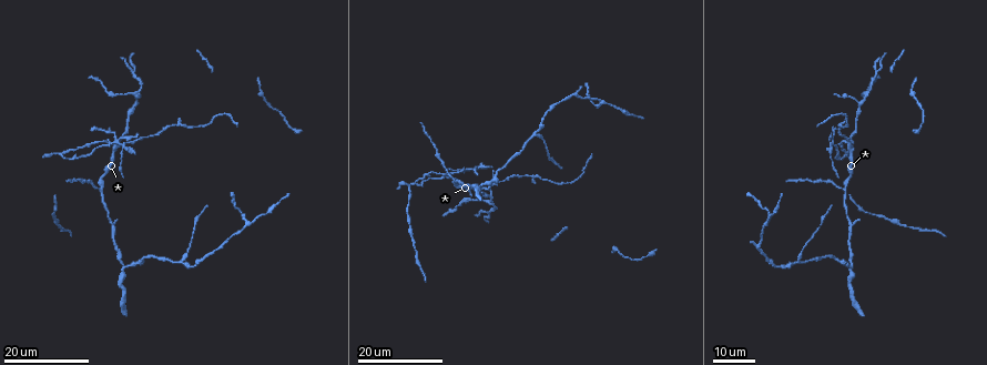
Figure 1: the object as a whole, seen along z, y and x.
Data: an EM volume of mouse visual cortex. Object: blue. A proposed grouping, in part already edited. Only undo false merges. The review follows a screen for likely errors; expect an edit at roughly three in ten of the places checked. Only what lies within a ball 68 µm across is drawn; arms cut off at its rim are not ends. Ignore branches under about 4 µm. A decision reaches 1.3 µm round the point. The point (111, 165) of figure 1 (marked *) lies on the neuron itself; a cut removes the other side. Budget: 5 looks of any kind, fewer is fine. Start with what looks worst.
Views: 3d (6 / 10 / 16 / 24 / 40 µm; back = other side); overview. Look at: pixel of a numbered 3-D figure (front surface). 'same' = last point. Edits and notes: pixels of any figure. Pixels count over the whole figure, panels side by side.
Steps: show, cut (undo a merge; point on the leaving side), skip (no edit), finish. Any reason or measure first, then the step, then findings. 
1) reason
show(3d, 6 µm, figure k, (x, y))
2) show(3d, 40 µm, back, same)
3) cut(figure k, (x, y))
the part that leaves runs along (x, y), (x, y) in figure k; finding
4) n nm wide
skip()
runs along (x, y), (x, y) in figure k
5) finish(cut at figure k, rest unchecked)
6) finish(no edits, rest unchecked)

four or more arms meet
show(3d, 16 µm, figure 1, (116, 145))

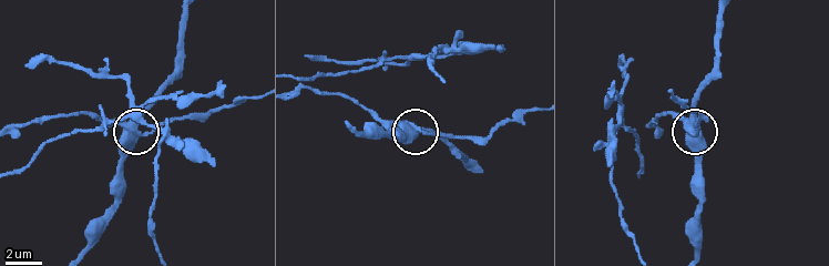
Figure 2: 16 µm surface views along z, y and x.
zoom in
show(3d, 6 µm, figure 2, (136, 131))

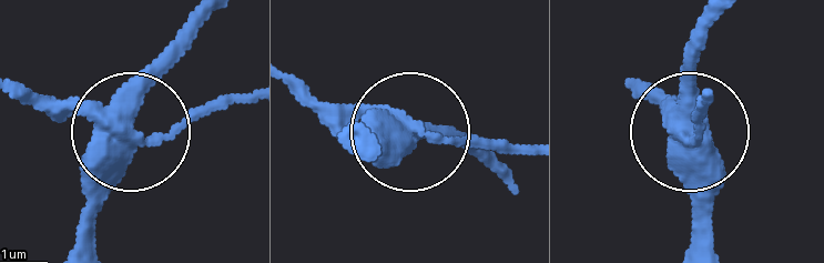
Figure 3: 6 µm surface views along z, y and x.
390 nm wide
cut(figure 3, (47, 97))
the part that leaves runs along (105, 123), (14, 95) in figure 3; two neurons meet here

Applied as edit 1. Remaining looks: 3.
small branch off a trunk
show(3d, 24 µm, figure 1, (133, 70))

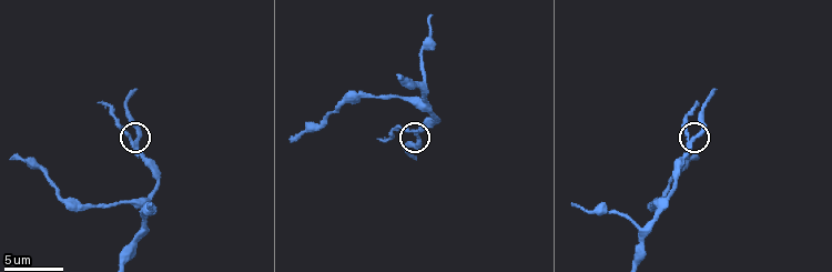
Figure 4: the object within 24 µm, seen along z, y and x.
show(3d, 10 µm, figure 4, (691, 143))

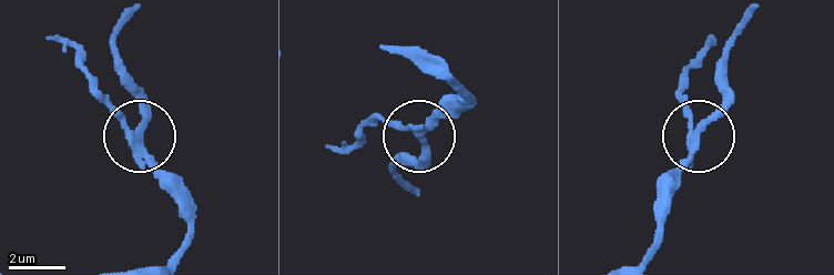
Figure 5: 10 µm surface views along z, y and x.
230 nm wide
cut(figure 5, (114, 113))
the part that leaves runs along (689, 148), (689, 79), (710, 38) in figure 5; a second neuron is stuck on

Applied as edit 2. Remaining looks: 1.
finish(cut at figure 3, cut at figure 5, rest unchecked)

